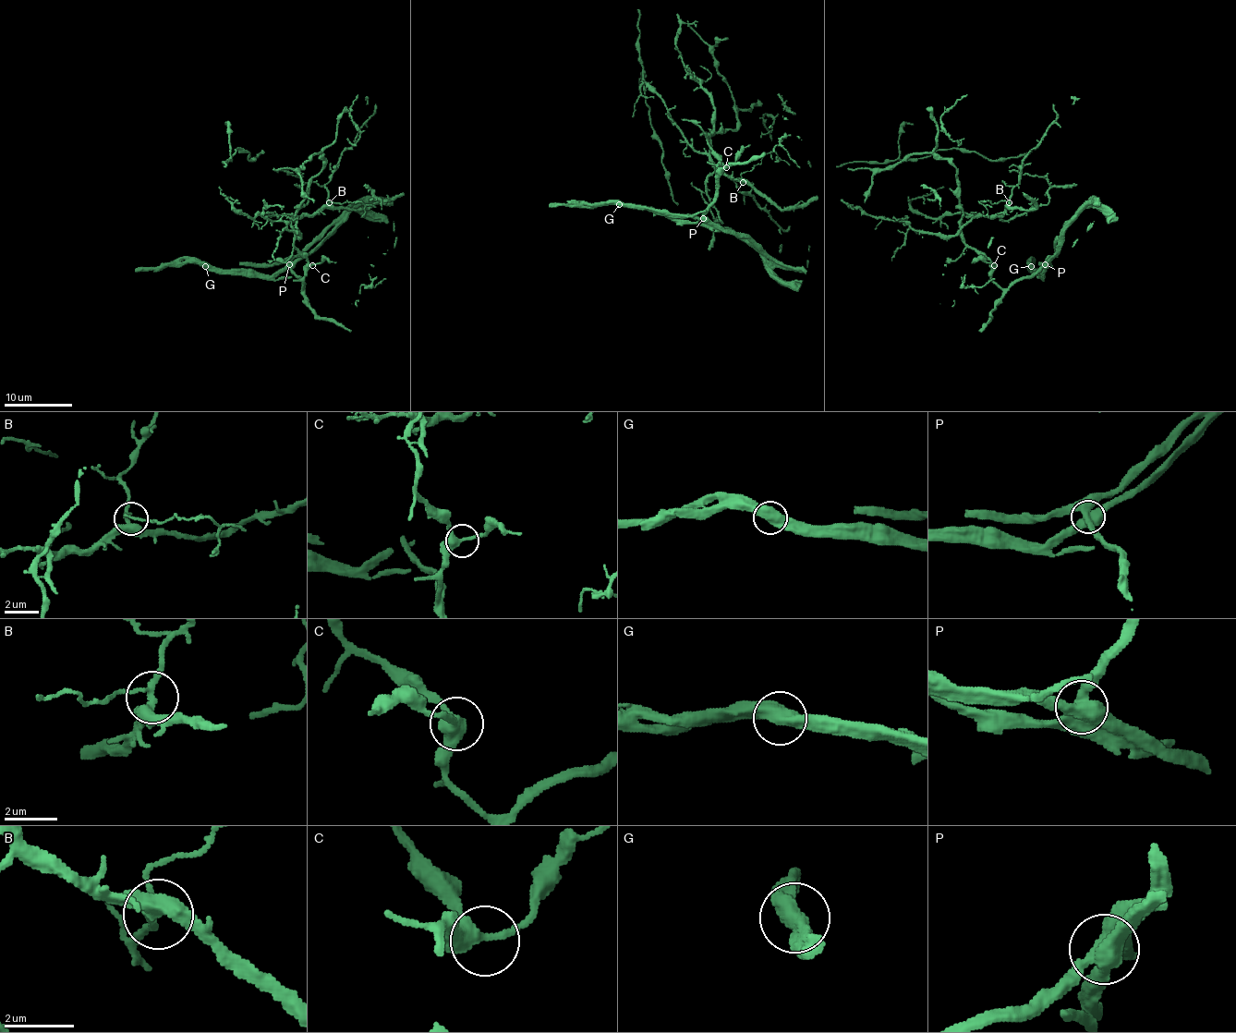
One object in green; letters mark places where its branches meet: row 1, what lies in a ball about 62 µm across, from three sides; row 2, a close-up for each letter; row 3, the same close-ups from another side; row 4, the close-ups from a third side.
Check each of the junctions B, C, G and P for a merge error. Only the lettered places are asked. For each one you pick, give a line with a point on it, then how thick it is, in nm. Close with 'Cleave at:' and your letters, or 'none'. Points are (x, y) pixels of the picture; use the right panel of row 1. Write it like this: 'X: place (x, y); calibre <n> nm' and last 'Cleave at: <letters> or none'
G: place (1031, 266); calibre 600 nm
P: place (1045, 264); calibre 550 nm
Cleave at: G, P

